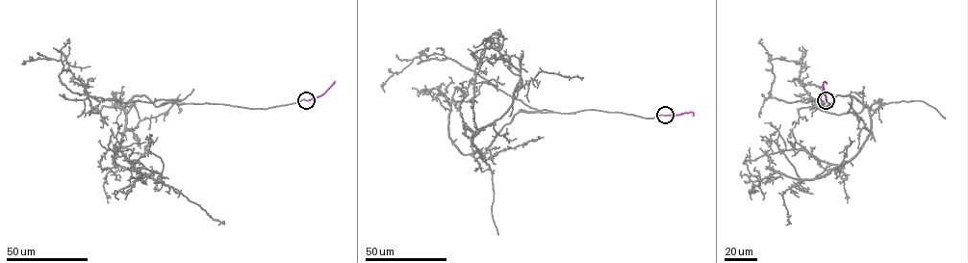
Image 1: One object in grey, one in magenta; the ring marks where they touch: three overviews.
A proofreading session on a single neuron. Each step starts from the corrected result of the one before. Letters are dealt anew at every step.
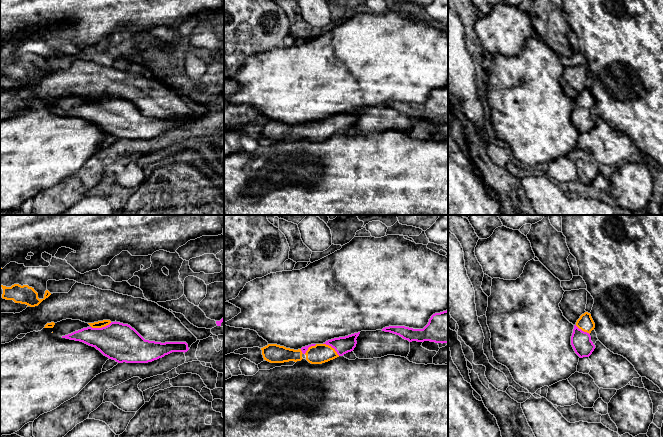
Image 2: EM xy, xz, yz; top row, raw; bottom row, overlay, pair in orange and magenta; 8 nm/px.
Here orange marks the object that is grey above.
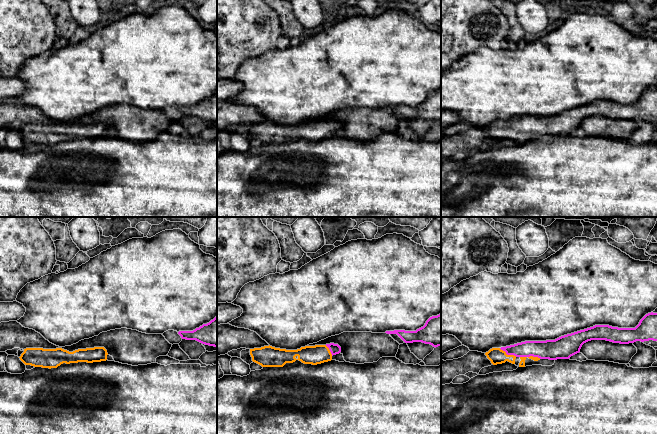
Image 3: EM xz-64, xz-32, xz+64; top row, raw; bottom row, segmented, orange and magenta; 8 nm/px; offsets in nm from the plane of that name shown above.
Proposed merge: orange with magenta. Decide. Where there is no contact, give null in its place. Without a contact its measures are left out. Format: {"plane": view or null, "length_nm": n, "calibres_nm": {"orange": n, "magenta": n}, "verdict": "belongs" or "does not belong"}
{"plane": "xy", "length_nm": 170, "calibres_nm": {"orange": 60, "magenta": 300}, "verdict": "belongs"}

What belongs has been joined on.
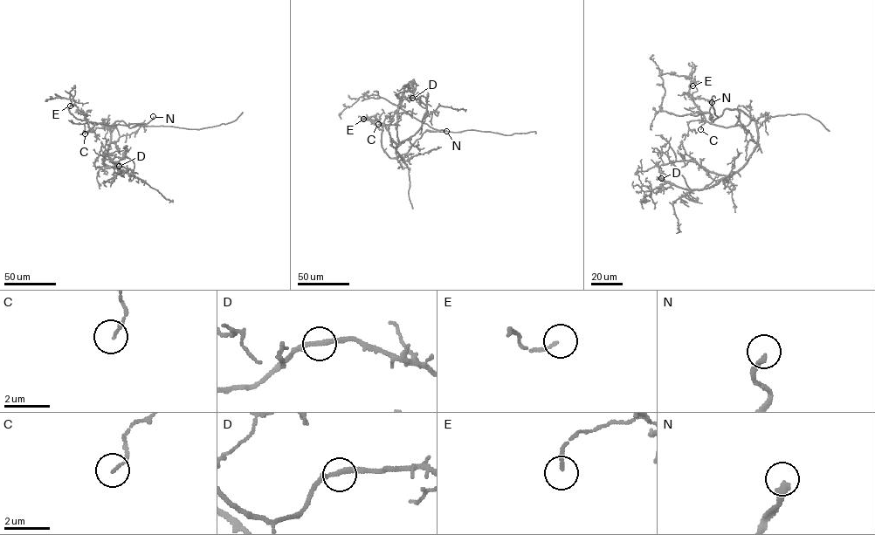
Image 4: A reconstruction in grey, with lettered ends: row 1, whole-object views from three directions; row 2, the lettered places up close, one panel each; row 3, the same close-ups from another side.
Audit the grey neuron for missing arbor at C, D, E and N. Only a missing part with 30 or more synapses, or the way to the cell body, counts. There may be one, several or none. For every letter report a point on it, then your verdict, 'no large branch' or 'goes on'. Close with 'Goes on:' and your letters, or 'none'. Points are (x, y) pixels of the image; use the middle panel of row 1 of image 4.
C: (378, 124) | no large branch
D: (412, 98) | no large branch
E: (363, 119) | no large branch
N: (446, 131) | goes on
Goes on: N

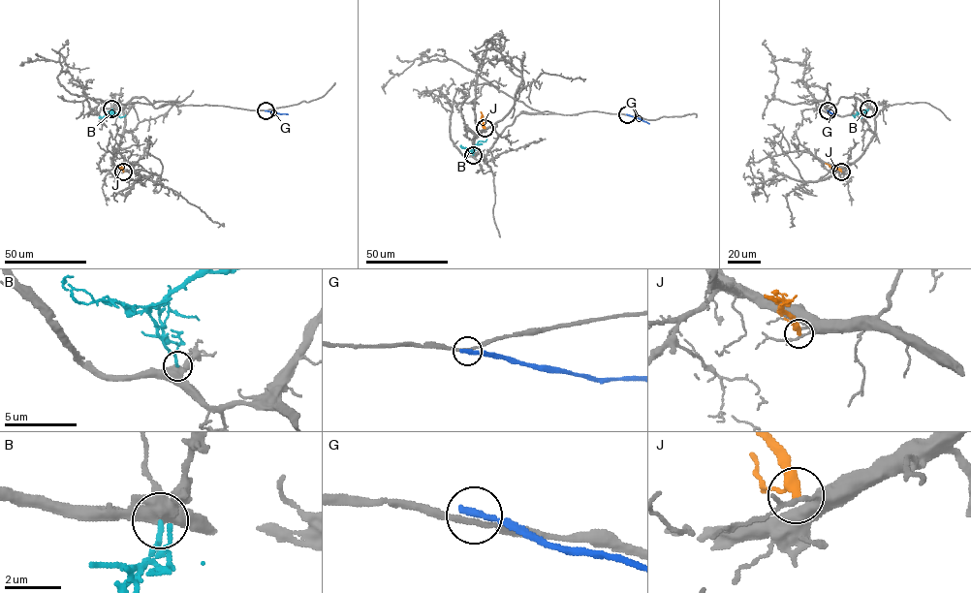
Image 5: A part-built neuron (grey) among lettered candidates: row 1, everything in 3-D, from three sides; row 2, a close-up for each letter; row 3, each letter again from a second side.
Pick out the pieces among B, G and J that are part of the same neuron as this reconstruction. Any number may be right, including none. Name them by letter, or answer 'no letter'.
B

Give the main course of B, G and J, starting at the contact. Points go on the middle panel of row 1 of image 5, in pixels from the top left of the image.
B: (473, 155), (473, 146), (486, 139)
G: (627, 114), (649, 123)
J: (485, 128), (481, 111)

